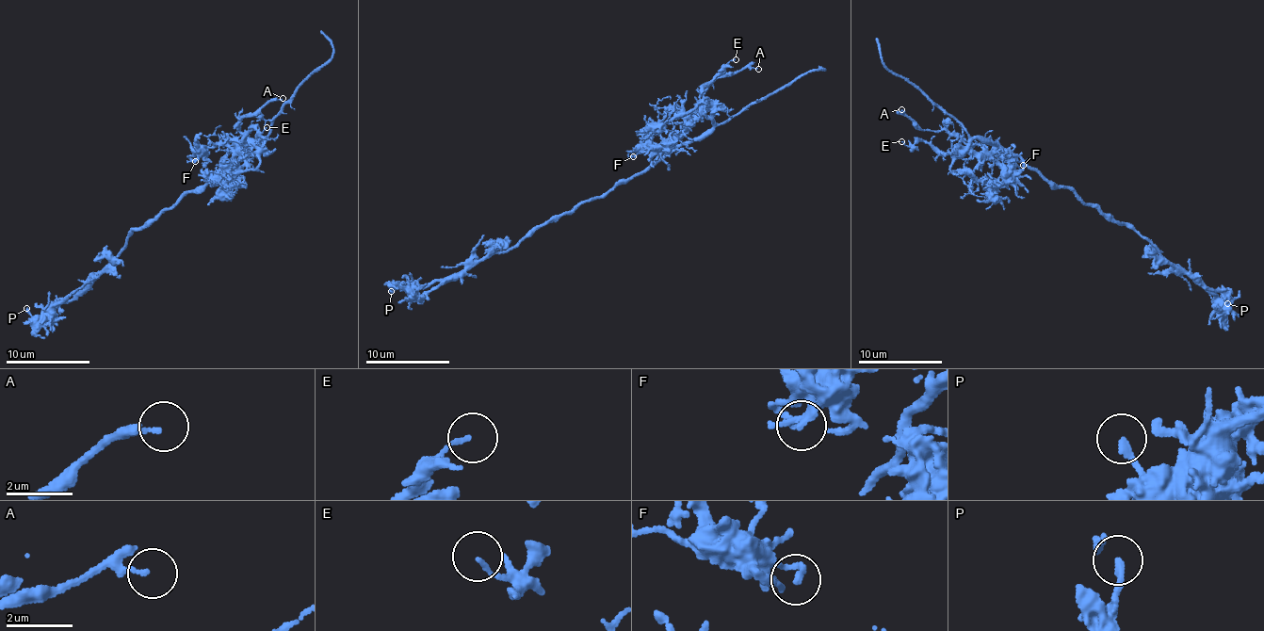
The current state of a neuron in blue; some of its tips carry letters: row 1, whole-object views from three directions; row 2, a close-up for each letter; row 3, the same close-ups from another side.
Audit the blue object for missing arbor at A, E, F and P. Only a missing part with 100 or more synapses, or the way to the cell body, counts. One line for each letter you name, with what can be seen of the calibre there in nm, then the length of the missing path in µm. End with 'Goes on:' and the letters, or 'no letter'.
Goes on: no letter

